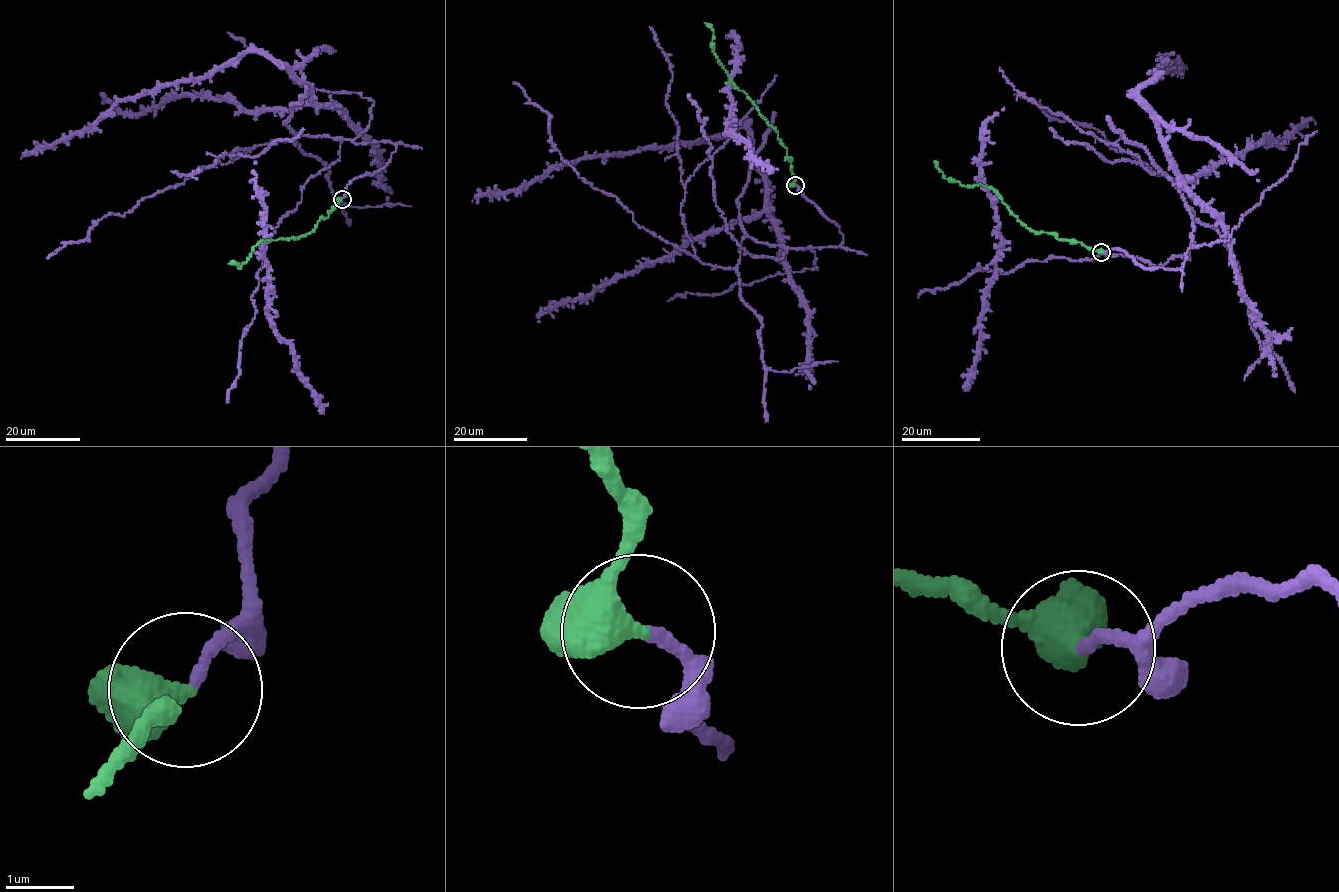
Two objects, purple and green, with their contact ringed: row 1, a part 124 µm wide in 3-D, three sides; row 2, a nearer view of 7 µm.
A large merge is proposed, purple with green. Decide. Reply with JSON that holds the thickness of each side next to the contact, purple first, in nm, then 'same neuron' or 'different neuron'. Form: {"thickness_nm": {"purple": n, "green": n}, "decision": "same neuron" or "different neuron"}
{"thickness_nm": {"purple": 160, "green": 420}, "decision": "same neuron"}

